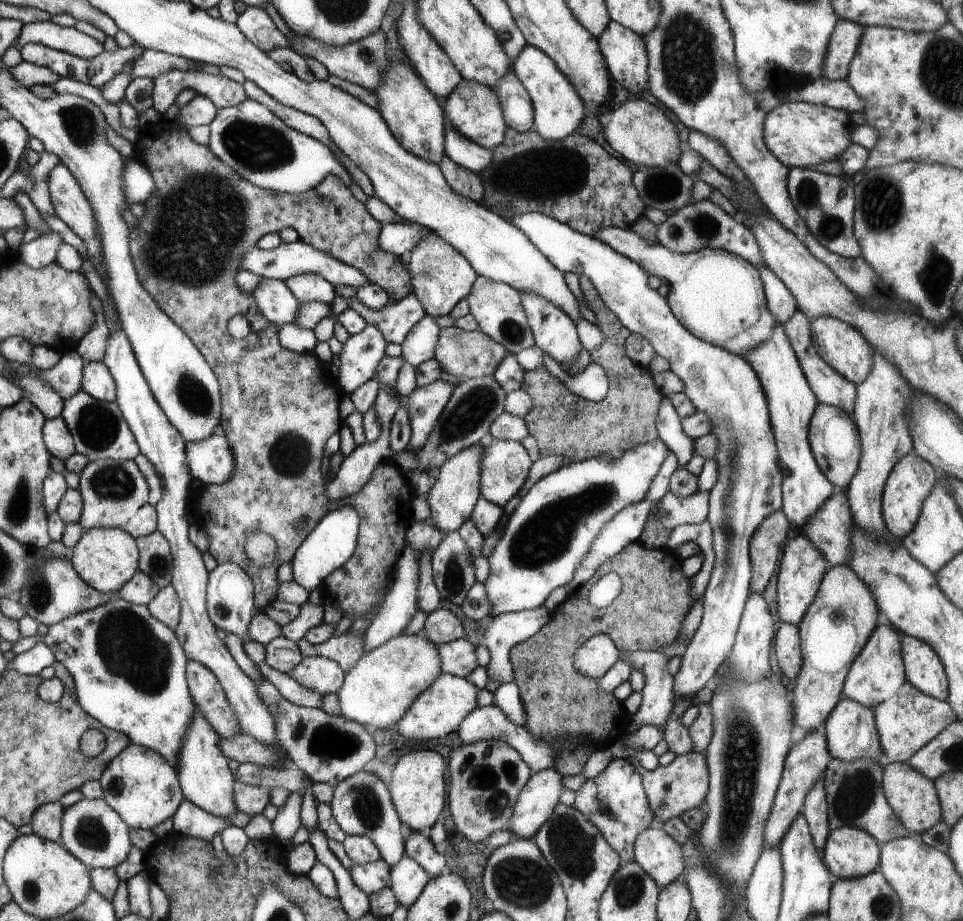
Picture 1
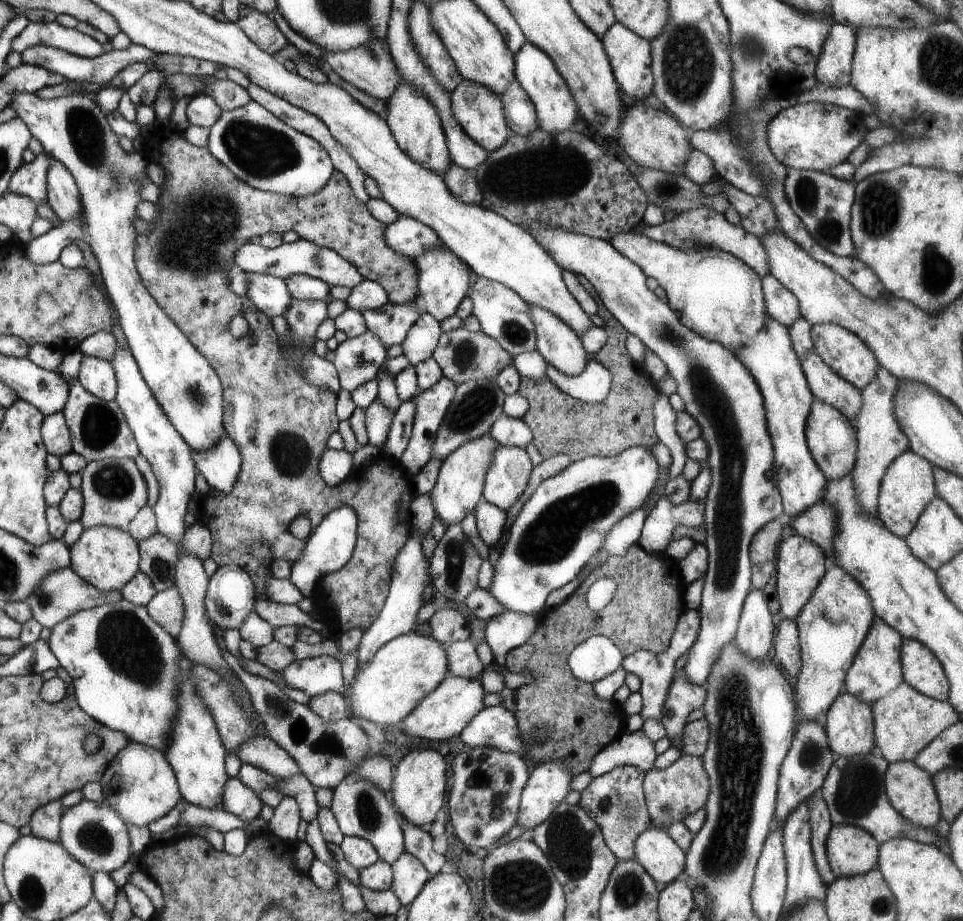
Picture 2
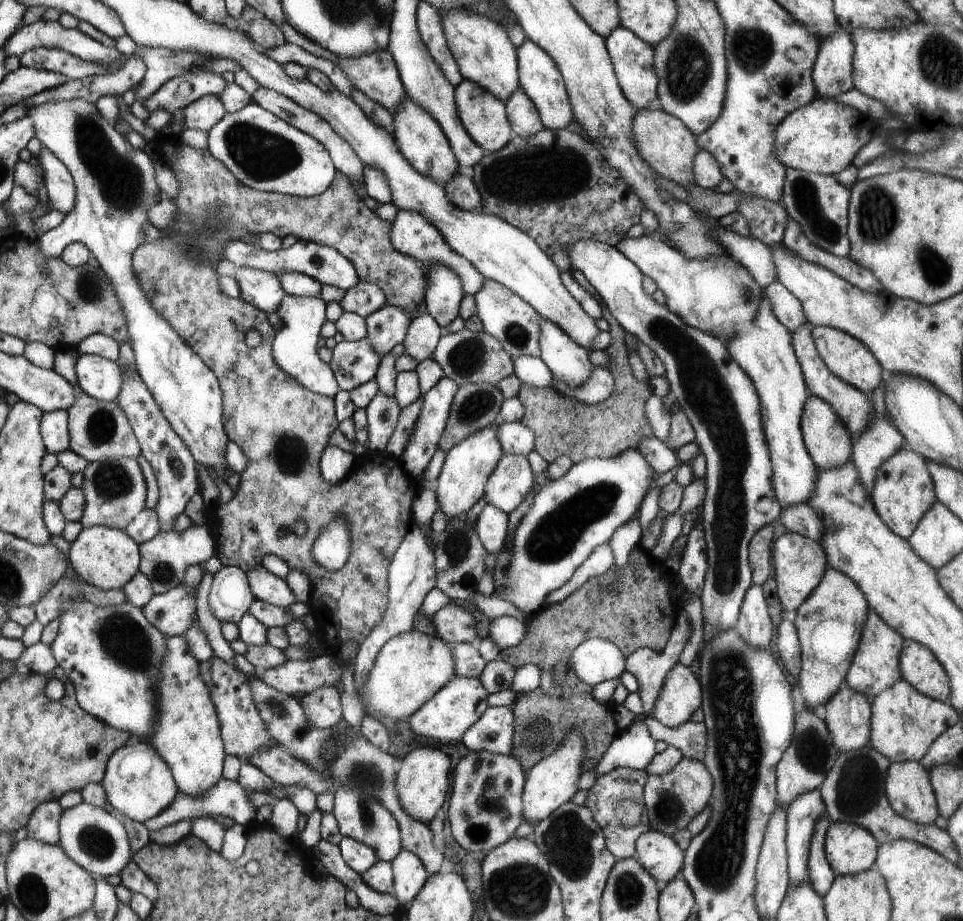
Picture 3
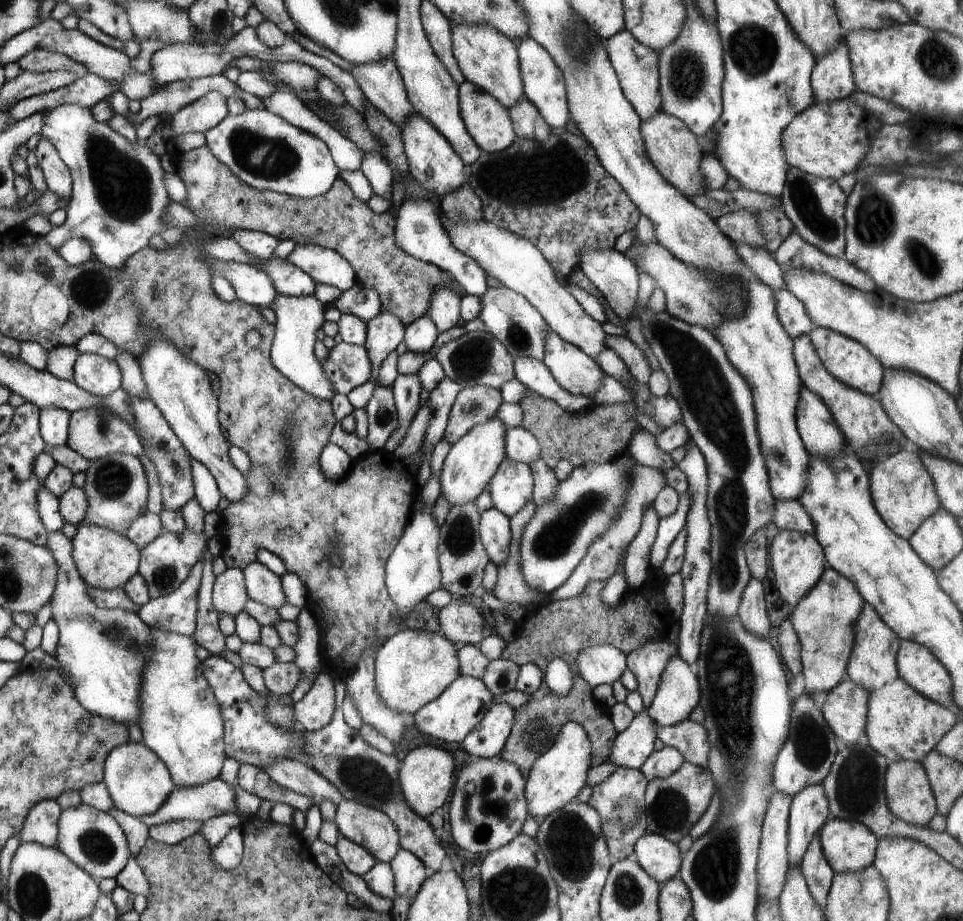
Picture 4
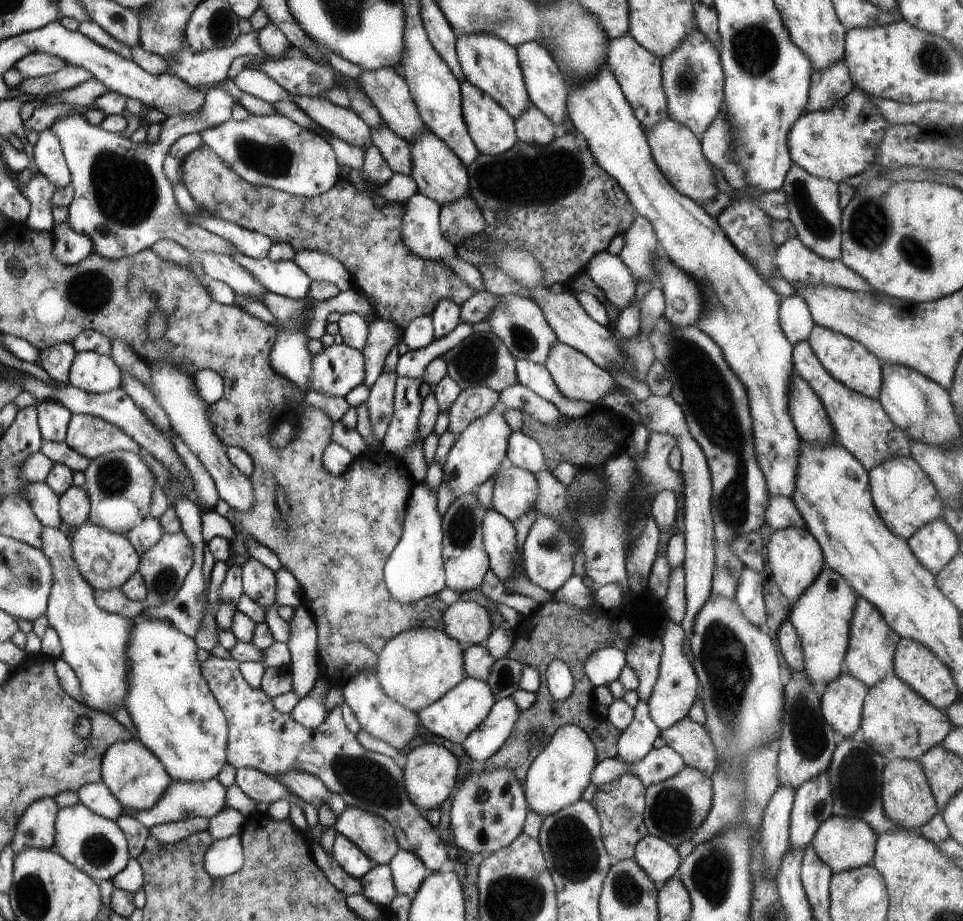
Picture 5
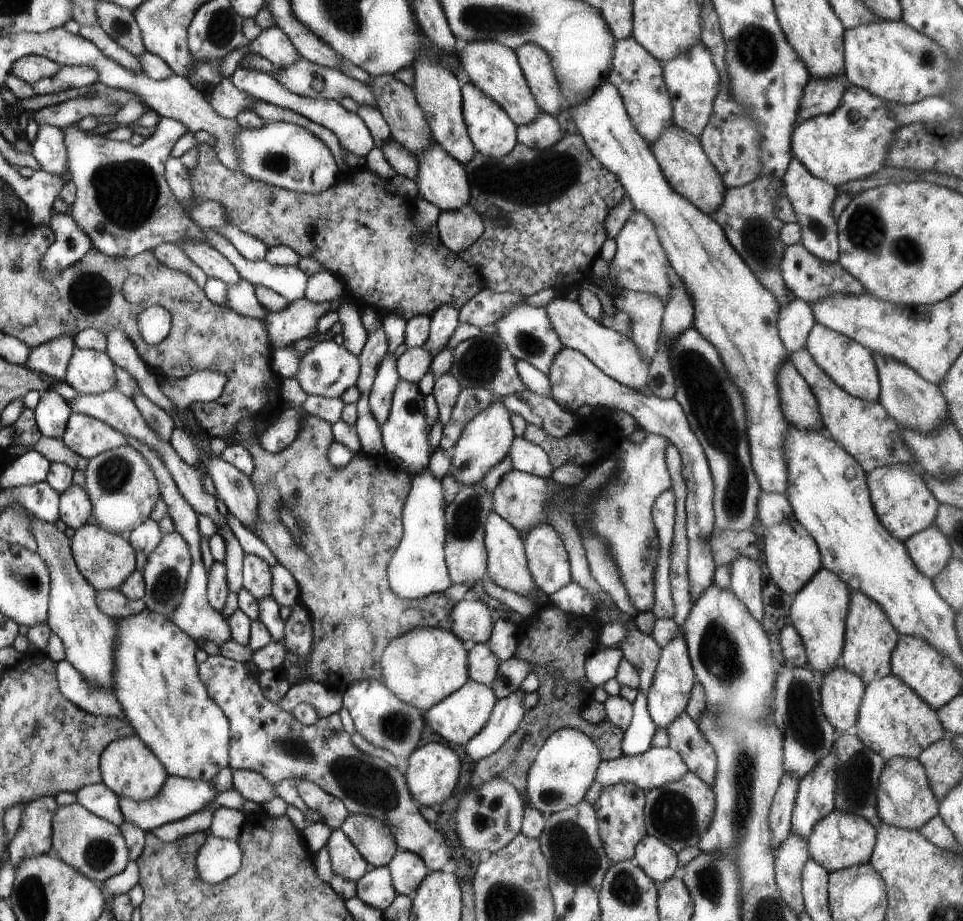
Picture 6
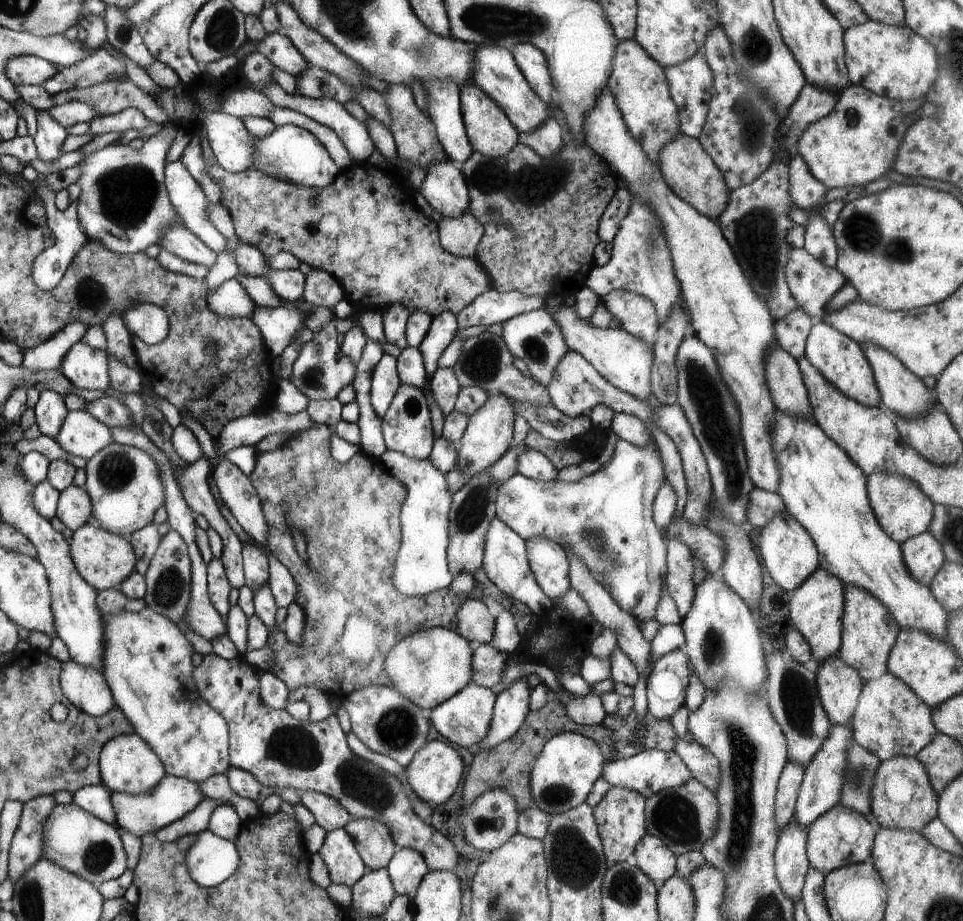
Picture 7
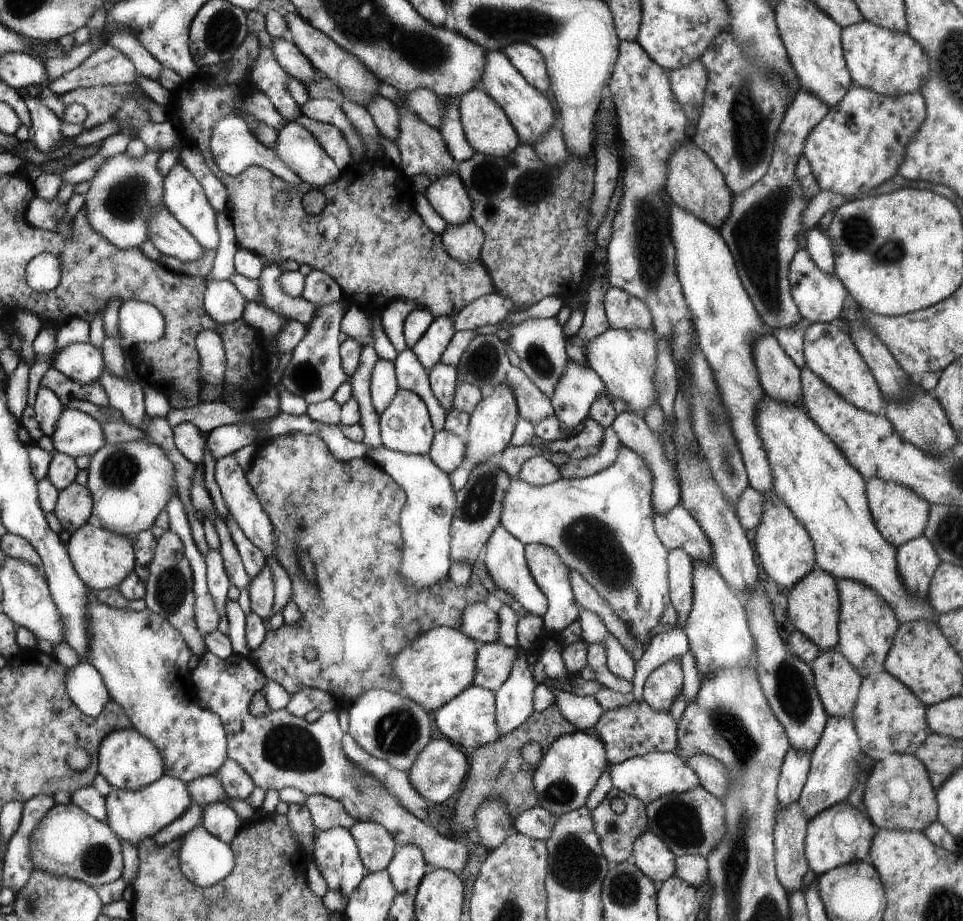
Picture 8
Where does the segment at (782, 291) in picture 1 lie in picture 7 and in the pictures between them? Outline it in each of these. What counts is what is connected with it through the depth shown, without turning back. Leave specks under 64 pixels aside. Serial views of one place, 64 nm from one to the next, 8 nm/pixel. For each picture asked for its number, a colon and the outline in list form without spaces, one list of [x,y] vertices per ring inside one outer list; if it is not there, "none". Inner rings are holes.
2: [[[767,274],[761,282],[763,282],[767,316],[771,316],[779,324],[791,328],[801,318],[797,298],[771,274]]]
3: [[[773,282],[763,290],[767,294],[767,300],[771,302],[771,312],[791,334],[807,322],[803,308],[801,308],[801,302],[783,284]]]
4: [[[775,292],[775,312],[779,322],[783,324],[785,332],[795,340],[803,334],[809,336],[809,332],[815,328],[811,318],[807,316],[807,310],[803,302],[793,296],[791,292]]]
5: [[[797,294],[783,298],[783,302],[779,306],[779,324],[781,324],[783,336],[793,346],[809,340],[811,330],[815,328],[815,322],[809,312],[809,304]]]
6: [[[793,298],[785,308],[779,310],[777,332],[789,354],[795,354],[801,348],[805,348],[809,332],[815,324],[817,320],[811,312],[811,306],[797,298]]]
7: [[[795,306],[793,310],[789,310],[787,316],[775,320],[773,336],[777,346],[795,360],[805,354],[805,342],[813,326],[815,320],[801,306]]]

